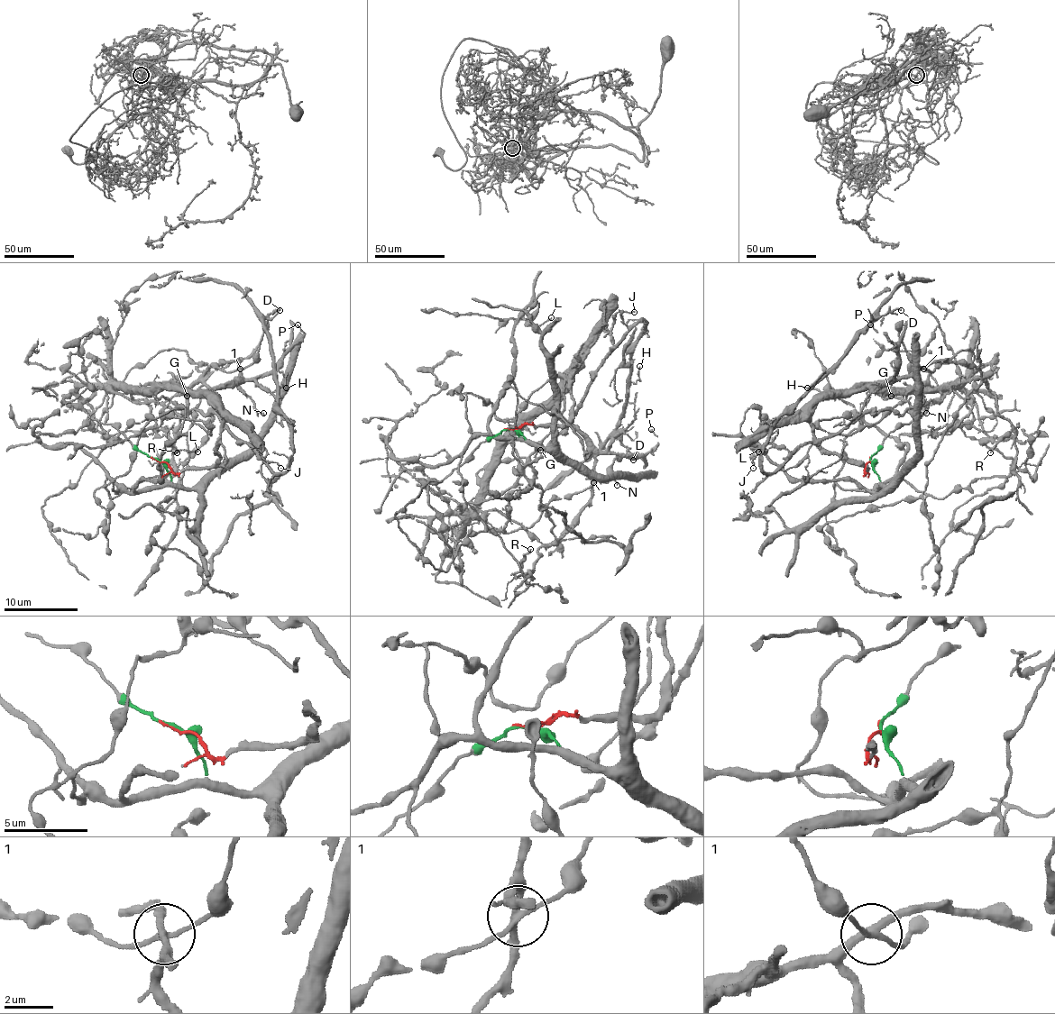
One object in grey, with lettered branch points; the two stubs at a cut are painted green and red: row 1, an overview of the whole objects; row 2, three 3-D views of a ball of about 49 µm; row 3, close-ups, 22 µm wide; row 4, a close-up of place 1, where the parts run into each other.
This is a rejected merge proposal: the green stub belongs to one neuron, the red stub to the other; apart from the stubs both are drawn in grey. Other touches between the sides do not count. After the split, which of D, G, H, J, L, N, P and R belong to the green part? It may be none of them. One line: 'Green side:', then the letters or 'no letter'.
Green side: D, H, J, L

